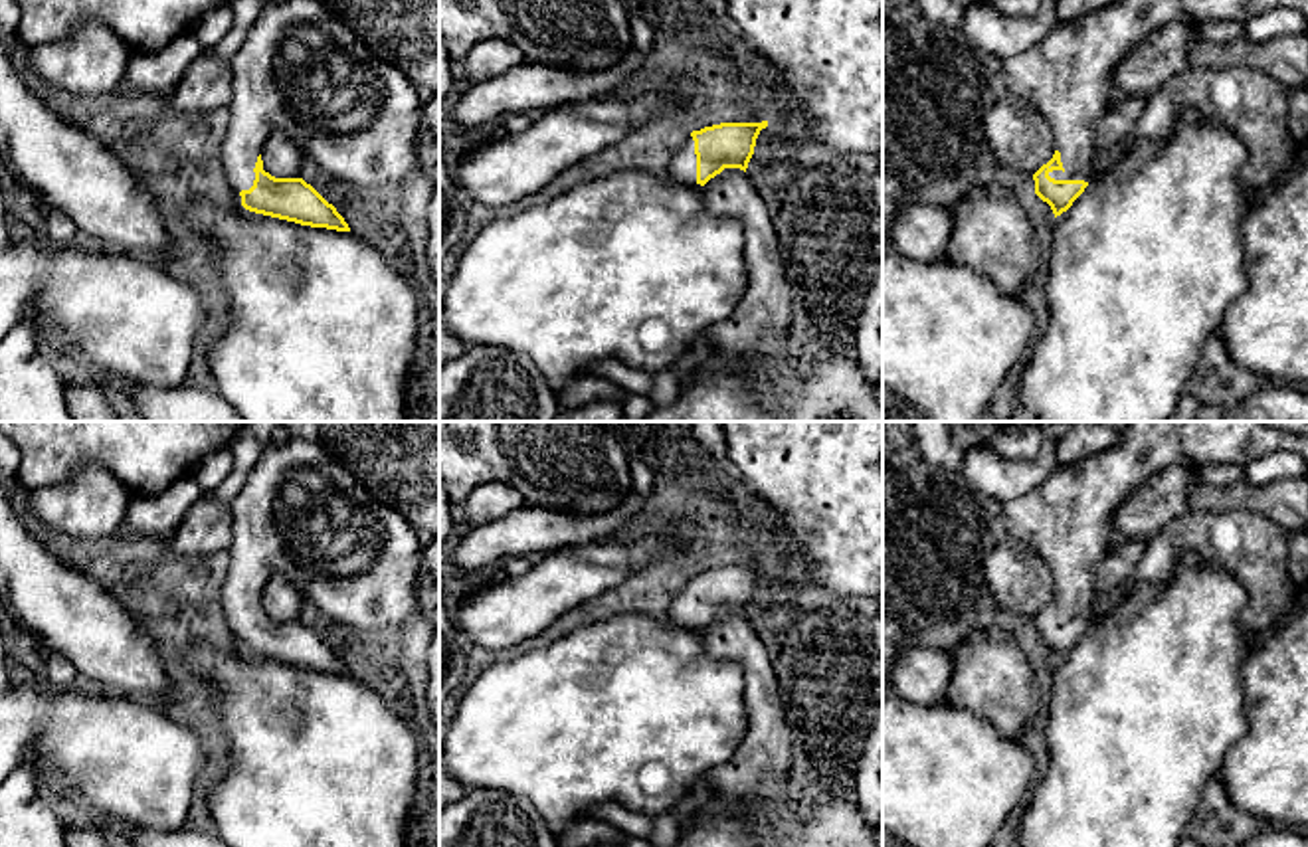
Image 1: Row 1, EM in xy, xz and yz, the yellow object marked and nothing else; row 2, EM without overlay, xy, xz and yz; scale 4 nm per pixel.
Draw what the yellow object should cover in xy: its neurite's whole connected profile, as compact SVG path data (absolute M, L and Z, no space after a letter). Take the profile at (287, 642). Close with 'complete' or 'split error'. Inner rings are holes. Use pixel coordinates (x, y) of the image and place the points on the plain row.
M289 437L281 445L271 441L232 501L232 542L228 546L232 564L222 584L222 606L230 631L249 655L311 671L350 675L336 651L303 621L275 621L263 613L261 592L265 584L273 576L285 578L325 615L358 631L412 625L425 617L420 606L421 546L423 540L414 526L394 507L370 493L325 447L301 437Z; split error

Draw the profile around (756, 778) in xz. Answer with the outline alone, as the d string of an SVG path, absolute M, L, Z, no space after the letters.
M724 612L702 635L712 659L744 669L746 730L732 756L710 768L671 811L681 825L728 809L746 811L758 823L776 821L790 811L794 748L768 651L740 612Z

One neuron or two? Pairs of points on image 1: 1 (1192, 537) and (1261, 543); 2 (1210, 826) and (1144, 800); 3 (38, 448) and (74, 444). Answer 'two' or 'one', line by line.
1: one
2: two
3: one

